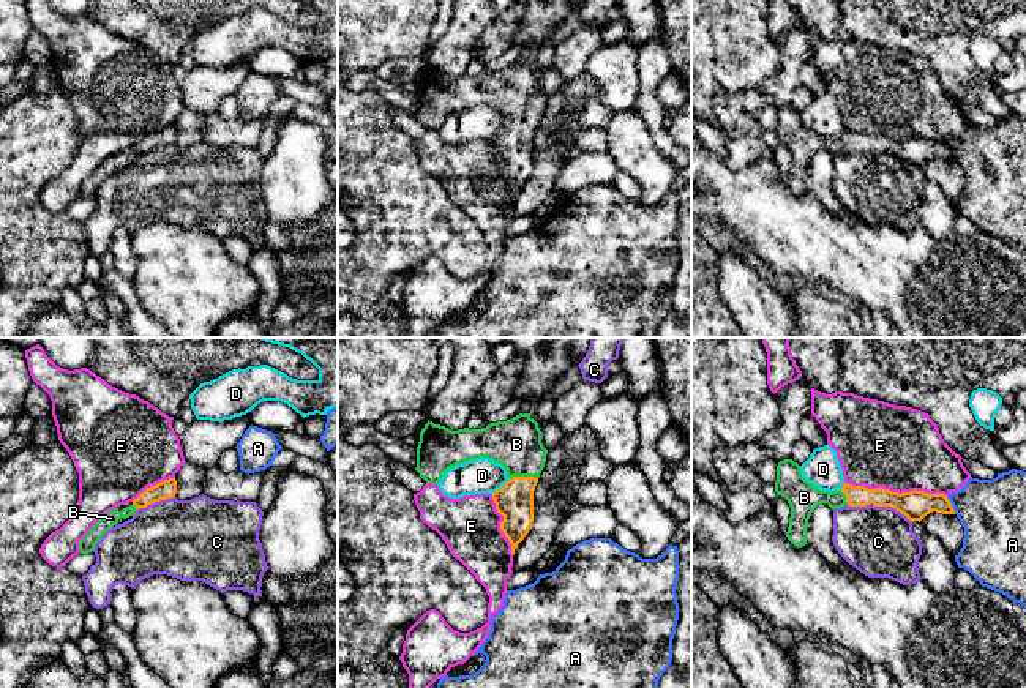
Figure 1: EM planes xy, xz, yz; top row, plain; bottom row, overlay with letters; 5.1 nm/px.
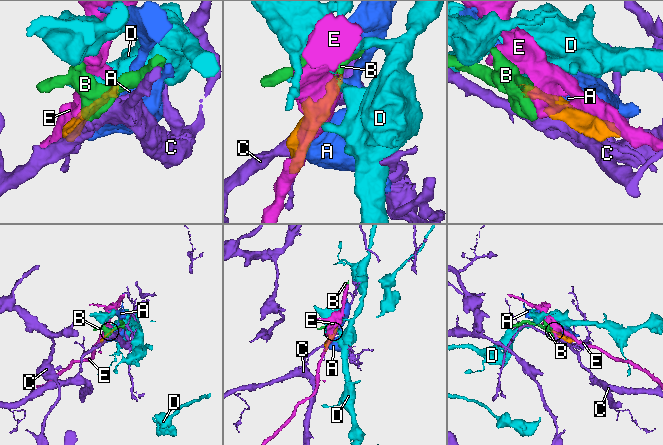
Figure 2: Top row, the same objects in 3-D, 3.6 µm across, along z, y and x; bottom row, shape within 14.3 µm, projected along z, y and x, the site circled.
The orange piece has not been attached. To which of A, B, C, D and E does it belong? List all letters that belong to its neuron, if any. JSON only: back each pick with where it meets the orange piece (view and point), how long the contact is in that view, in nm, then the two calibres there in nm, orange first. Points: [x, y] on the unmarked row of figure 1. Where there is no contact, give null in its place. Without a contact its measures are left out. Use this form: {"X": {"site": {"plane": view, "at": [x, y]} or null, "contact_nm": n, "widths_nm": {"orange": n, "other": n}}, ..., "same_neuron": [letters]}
{"B": {"site": {"plane": "xz", "at": [523, 123]}, "contact_nm": 140, "widths_nm": {"orange": 190, "other": 260}}, "same_neuron": ["B"]}

